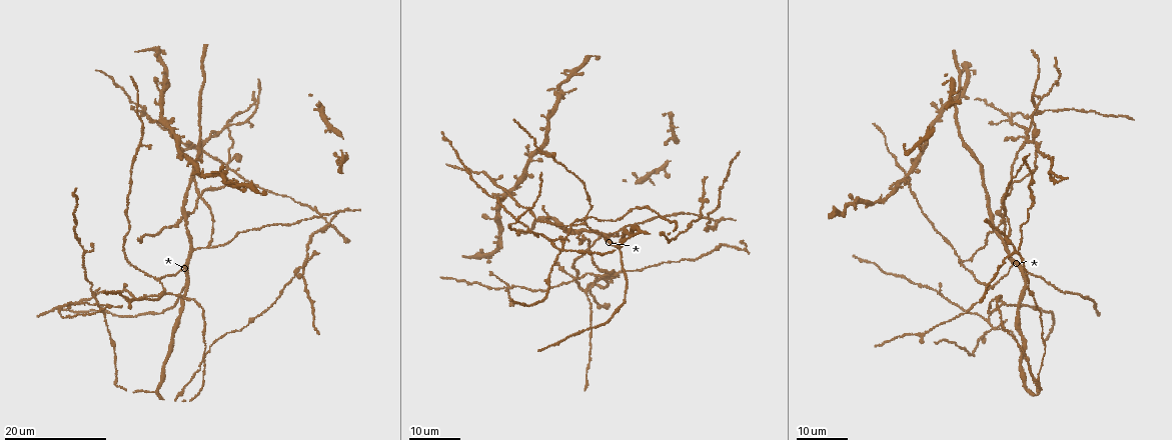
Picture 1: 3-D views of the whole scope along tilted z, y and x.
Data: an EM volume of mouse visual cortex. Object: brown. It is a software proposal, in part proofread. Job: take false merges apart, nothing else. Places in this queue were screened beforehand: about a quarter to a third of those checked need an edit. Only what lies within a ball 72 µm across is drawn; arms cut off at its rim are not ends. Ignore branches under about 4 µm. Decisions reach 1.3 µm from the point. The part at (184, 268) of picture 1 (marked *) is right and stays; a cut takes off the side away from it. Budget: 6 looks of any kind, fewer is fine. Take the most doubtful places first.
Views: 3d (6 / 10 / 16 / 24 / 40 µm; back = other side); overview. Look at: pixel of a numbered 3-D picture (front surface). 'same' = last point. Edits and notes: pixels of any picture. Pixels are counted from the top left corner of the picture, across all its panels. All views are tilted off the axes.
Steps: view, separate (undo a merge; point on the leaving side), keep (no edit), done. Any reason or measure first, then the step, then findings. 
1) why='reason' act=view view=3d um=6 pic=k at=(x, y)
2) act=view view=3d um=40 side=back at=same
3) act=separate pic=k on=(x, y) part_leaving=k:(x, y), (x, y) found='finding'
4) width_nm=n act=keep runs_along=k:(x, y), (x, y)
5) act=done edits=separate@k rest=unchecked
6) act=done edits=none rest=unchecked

why='four or more arms meet' act=view view=3d um=24 pic=1 at=(573, 279)

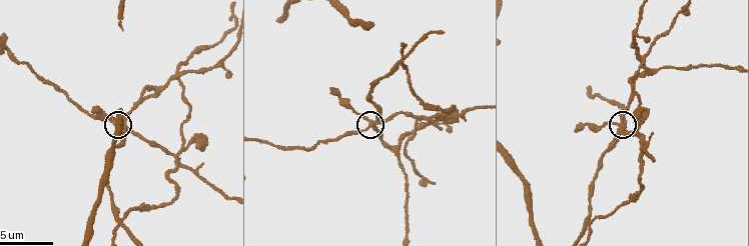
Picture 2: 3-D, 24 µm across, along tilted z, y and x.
act=view view=3d um=10 pic=2 at=(370, 125)

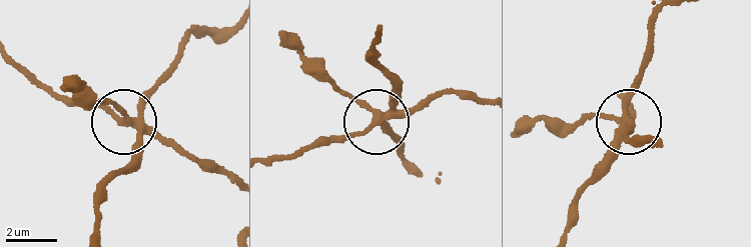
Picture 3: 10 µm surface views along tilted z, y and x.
side_arm_um=30 act=separate pic=3 on=(113, 107) part_leaving=3:(145, 125), (229, 173) found='a second cell is stuck on'

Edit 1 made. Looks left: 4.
why='thick turns thin' act=view view=3d um=10 pic=2 at=(639, 59)

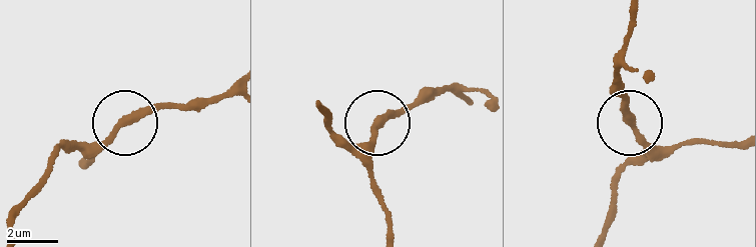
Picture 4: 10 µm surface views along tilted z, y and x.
act=keep found='all the same cell'

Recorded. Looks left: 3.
why='a fork' act=view view=3d um=16 pic=1 at=(544, 237)

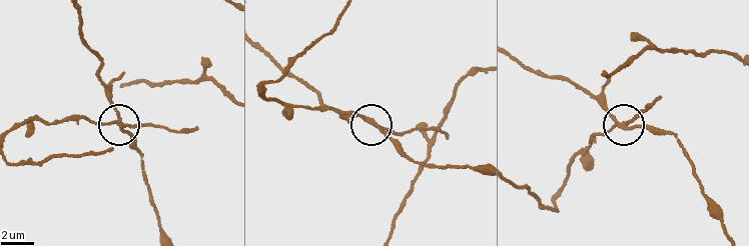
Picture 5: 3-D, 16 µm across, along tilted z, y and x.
act=view view=3d um=6 pic=5 at=(366, 120)

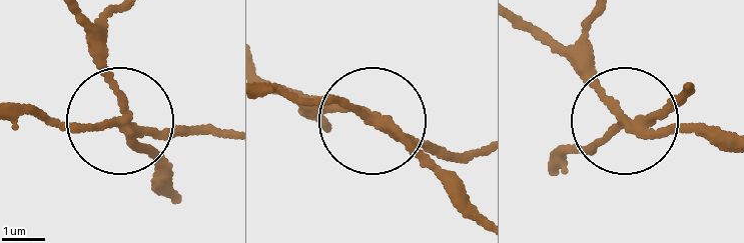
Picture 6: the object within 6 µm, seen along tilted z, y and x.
arms=3 act=separate pic=6 on=(177, 132) part_leaving=6:(123, 130), (56, 126), (11, 107) found='two cells meet here'

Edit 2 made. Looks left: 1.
act=done edits=separate@3,separate@6 rest=unchecked

